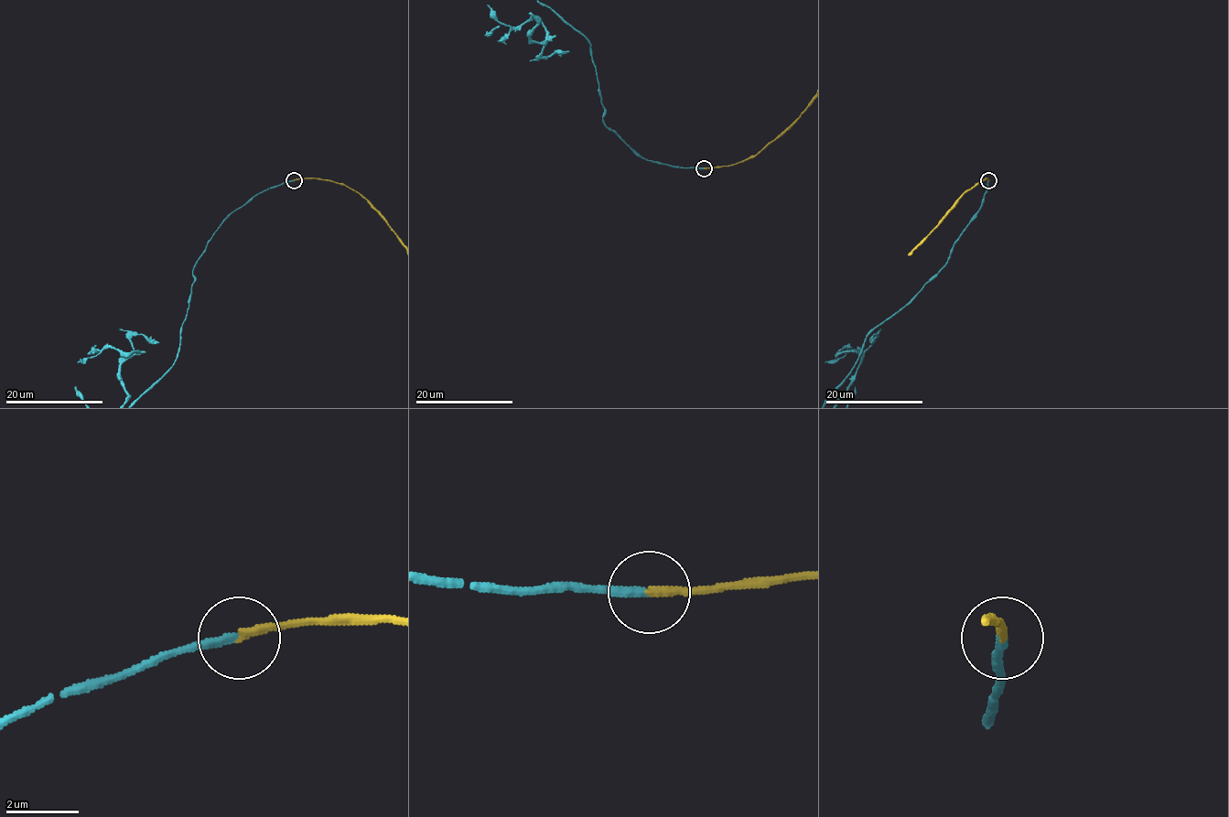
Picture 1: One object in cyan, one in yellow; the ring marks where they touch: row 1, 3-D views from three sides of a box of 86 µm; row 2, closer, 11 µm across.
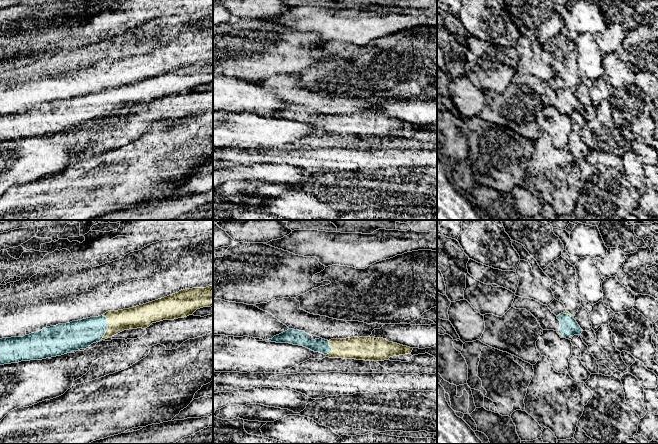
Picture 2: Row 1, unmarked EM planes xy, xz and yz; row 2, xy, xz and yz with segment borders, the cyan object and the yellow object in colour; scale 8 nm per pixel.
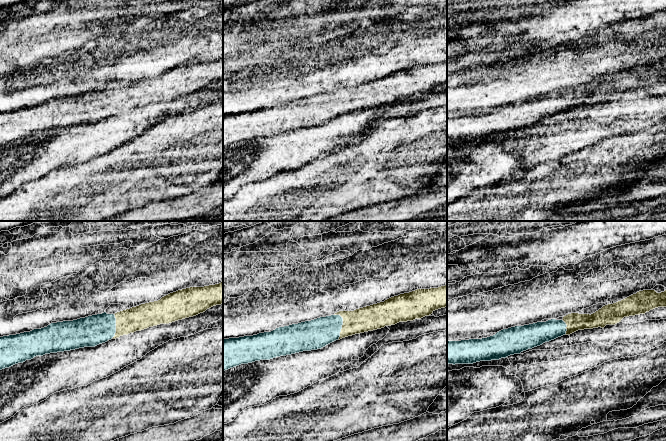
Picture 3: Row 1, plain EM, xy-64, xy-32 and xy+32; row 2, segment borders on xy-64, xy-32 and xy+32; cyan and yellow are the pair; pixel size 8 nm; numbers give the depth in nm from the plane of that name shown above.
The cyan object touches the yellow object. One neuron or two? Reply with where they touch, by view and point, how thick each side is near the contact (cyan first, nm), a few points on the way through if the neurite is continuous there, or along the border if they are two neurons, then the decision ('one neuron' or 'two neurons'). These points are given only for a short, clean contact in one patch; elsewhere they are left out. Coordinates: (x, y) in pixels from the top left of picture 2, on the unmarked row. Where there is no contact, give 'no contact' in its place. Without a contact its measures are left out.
meets cyan in xy at (107, 103); 220 nm thick on the cyan side, 170 nm on the other; runs through xy (80, 110), (93, 105), (107, 103), (112, 98), (136, 93); one neuron

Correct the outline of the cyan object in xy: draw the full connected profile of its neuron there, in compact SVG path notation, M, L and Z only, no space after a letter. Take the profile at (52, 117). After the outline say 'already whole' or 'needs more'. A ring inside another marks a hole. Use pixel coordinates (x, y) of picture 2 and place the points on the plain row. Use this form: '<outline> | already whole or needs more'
M213 62L185 65L133 84L108 87L98 93L46 103L23 113L2 114L0 115L0 141L61 132L89 124L91 120L110 114L124 106L146 105L152 99L184 94L192 91L197 85L211 82L213 82Z | needs more

